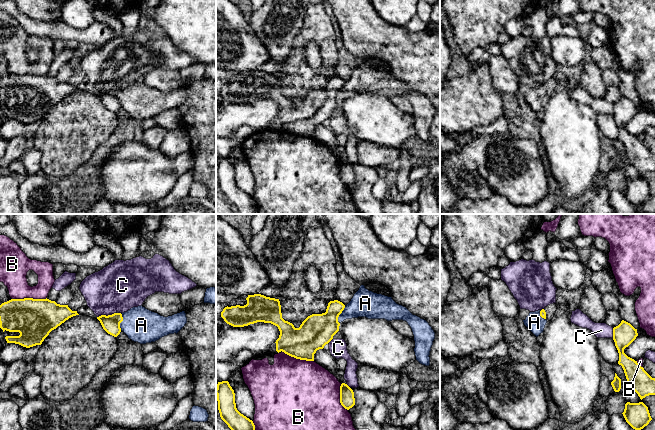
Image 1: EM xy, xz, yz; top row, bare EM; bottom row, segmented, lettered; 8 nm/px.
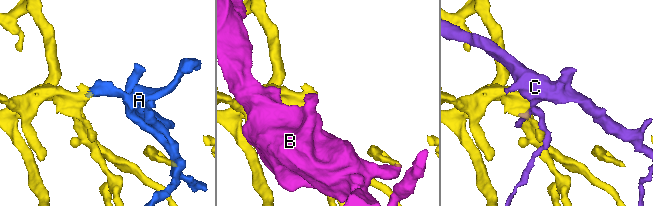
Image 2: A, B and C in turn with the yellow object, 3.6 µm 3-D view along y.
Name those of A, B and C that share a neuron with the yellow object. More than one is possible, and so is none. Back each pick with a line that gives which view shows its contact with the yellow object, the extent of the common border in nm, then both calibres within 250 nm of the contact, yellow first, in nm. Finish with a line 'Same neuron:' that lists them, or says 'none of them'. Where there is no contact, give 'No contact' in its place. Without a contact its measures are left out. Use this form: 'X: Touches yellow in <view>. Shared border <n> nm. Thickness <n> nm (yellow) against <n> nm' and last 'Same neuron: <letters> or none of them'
A: Touches yellow in xy. Shared border 140 nm. Thickness 140 nm (yellow) against 280 nm
Same neuron: A

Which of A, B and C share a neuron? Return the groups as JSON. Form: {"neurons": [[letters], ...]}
{"neurons": [["A"], ["B"], ["C"]]}

